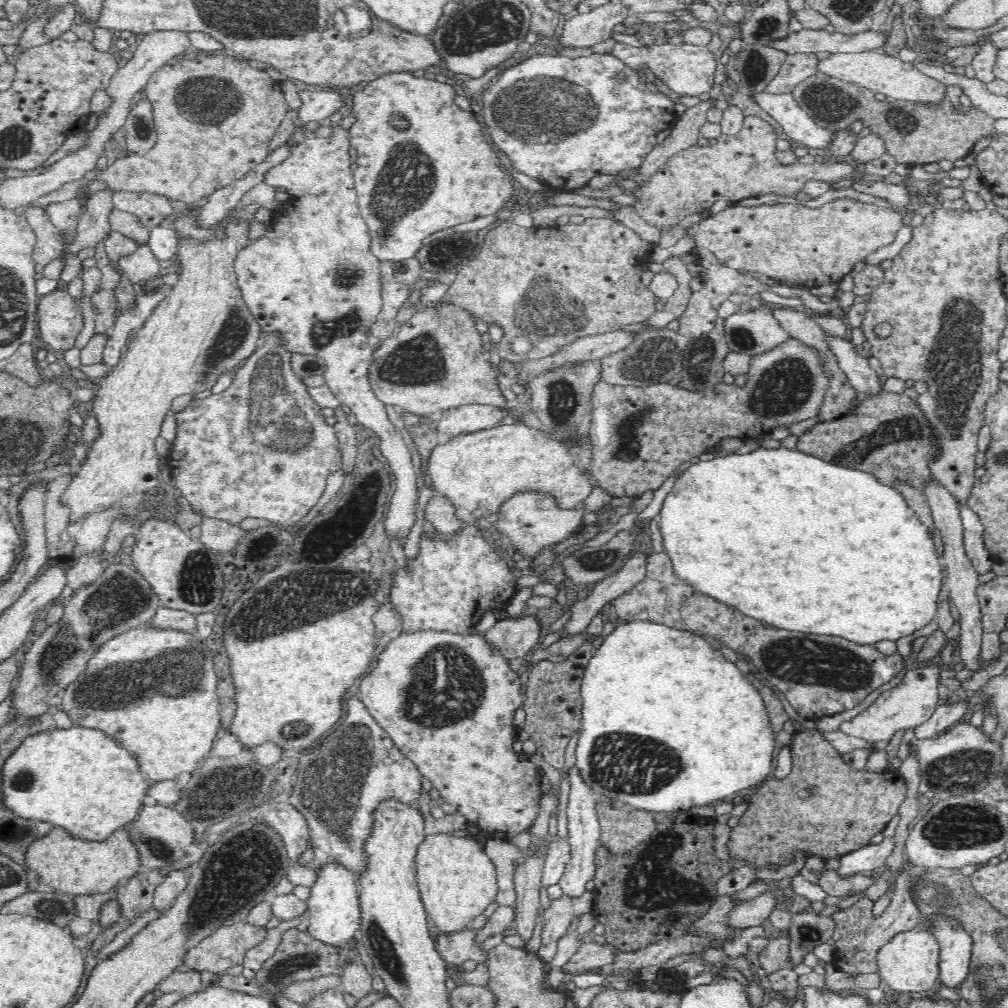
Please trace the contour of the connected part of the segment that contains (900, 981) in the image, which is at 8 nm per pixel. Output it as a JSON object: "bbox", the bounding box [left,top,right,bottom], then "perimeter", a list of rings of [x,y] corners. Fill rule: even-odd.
{"bbox":[875,927,938,993],"perimeter":[[[914,927],[896,931],[875,954],[875,968],[883,988],[891,992],[930,993],[938,989],[938,943],[927,929]]]}

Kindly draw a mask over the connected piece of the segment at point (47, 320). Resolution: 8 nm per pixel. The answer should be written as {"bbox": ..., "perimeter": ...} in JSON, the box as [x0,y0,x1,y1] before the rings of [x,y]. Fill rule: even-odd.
{"bbox":[37,290,82,354],"perimeter":[[[52,290],[44,296],[39,296],[37,300],[37,338],[41,344],[47,345],[57,354],[66,351],[74,346],[75,338],[82,328],[82,313],[74,309],[74,302],[66,291]]]}

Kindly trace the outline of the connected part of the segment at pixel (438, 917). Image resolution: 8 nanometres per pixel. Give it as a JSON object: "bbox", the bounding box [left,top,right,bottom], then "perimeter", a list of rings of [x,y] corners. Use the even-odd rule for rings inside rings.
{"bbox":[414,834,496,933],"perimeter":[[[428,834],[414,854],[414,883],[418,889],[427,922],[438,933],[462,931],[475,916],[482,914],[496,898],[496,875],[484,855],[480,839],[458,838],[449,834]]]}

